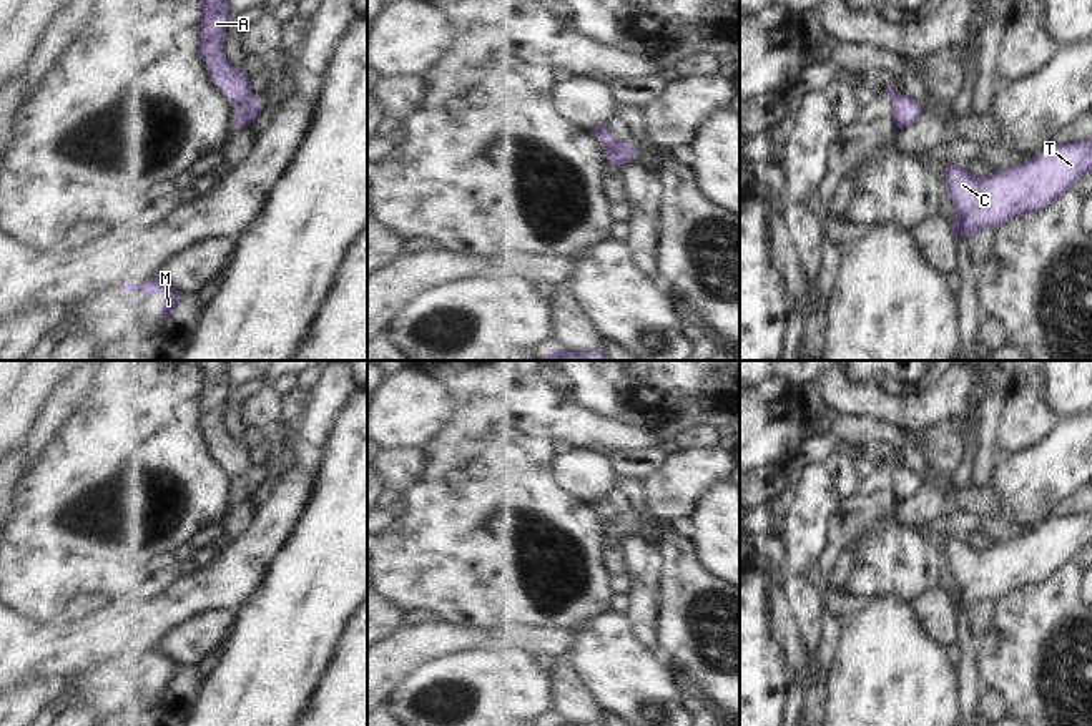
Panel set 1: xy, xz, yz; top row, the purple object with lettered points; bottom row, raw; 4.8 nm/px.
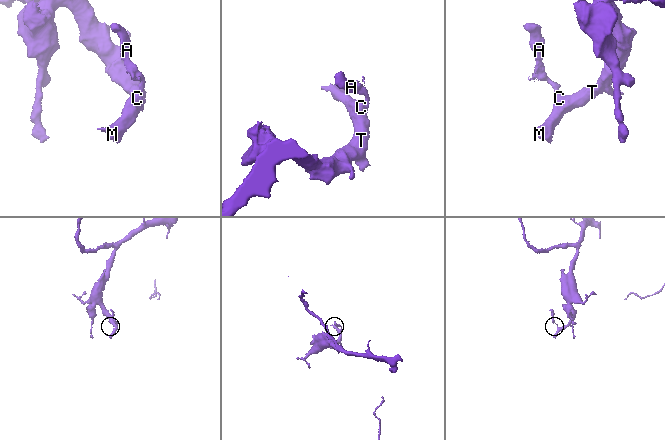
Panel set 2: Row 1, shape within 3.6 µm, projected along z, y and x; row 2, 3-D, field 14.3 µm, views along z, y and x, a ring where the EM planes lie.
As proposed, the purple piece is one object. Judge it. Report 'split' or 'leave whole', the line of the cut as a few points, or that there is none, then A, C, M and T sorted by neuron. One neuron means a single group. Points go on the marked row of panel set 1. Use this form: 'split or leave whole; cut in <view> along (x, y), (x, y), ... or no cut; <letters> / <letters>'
split; cut in xy along (253, 97), (235, 110); A / C M T

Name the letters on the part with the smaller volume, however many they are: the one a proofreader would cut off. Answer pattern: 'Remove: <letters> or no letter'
Remove: A

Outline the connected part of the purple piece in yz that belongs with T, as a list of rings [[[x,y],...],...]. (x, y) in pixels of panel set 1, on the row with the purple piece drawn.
[[[1092,138],[1072,145],[1052,145],[1024,164],[984,178],[976,178],[957,164],[947,164],[946,181],[957,216],[951,224],[956,244],[959,234],[974,239],[986,228],[999,229],[1014,218],[1040,213],[1089,173],[1092,173]]]

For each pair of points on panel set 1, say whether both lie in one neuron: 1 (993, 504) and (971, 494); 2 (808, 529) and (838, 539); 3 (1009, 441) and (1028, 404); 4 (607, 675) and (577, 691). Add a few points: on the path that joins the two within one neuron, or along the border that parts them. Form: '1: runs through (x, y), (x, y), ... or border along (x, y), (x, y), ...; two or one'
1: runs through (988, 504), (976, 499); one
2: border along (843, 502), (830, 520), (828, 547), (818, 564); two
3: runs through (1018, 432), (1026, 421), (1026, 412); one
4: border along (567, 658), (605, 708); two

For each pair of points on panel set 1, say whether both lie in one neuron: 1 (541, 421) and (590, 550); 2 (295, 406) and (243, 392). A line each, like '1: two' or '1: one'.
1: one
2: two

